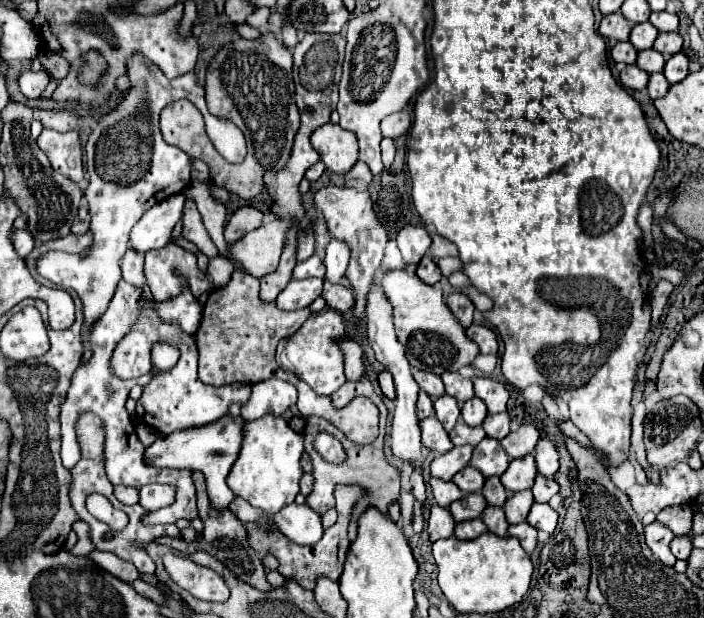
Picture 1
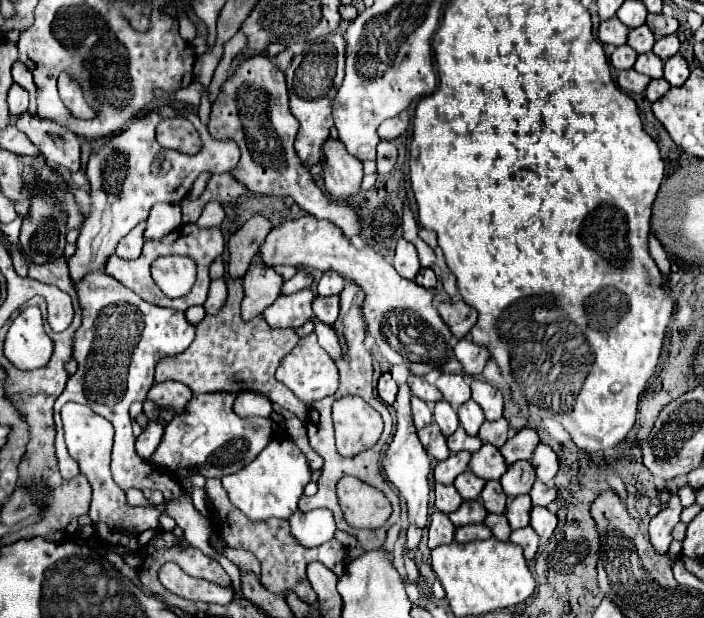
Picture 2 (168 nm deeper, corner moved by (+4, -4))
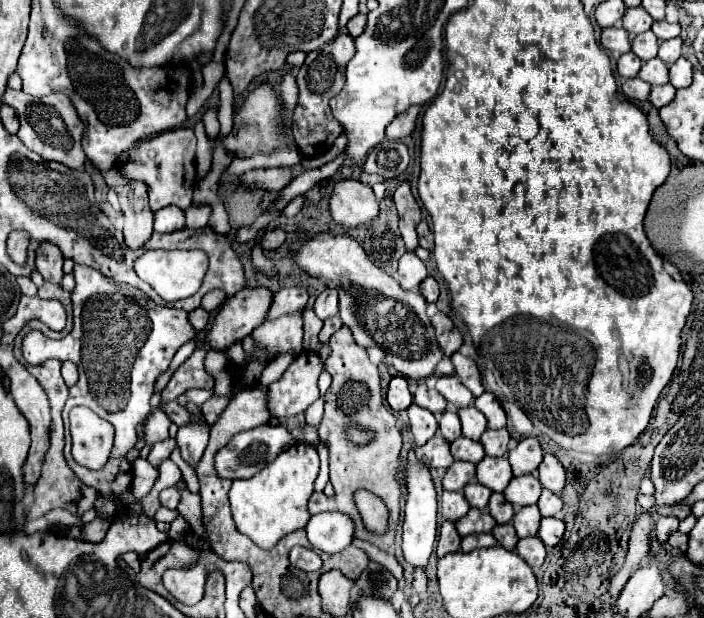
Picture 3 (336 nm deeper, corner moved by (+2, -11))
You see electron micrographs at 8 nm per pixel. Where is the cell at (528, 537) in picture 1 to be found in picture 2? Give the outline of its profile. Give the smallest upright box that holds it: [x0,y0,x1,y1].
[511,527,539,559]

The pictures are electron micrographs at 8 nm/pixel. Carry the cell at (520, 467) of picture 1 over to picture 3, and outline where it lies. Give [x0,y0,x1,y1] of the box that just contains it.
[505,474,543,506]

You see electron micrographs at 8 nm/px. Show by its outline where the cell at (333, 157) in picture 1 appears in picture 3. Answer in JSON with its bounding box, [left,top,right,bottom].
[331,180,379,228]

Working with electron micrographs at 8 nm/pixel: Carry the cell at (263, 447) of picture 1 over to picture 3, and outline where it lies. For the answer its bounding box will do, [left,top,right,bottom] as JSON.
[229,442,319,548]

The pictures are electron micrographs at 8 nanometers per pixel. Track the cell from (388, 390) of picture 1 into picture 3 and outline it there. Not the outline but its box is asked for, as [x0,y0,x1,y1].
[387,376,413,412]

